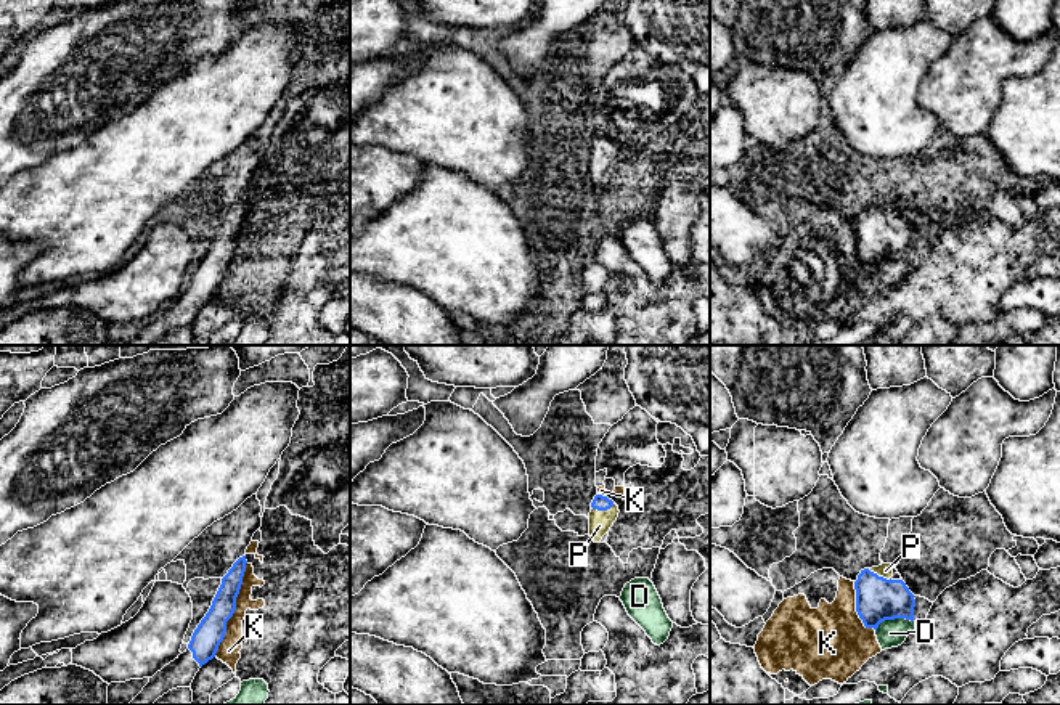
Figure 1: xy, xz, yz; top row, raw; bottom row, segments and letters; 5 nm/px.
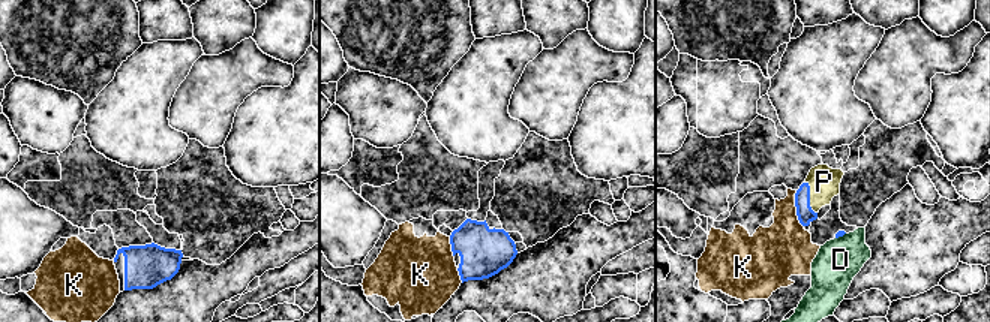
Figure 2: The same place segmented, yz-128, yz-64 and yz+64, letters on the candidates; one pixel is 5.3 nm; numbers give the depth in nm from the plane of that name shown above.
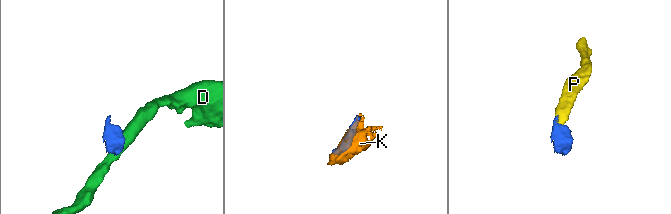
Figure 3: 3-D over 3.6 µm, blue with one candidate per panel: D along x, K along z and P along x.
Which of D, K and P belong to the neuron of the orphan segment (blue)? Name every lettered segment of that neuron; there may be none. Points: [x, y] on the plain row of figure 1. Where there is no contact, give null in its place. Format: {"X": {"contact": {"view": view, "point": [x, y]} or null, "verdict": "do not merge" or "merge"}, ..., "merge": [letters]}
{"D": {"contact": {"view": "yz", "point": [892, 259]}, "verdict": "do not merge"}, "K": {"contact": {"view": "xy", "point": [235, 249]}, "verdict": "do not merge"}, "P": {"contact": {"view": "xz", "point": [603, 150]}, "verdict": "merge"}, "merge": ["P"]}

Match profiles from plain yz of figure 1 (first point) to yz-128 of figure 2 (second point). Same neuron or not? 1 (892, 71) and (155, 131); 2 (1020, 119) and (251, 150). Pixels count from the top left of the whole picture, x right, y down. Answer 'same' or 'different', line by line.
1: same
2: same

